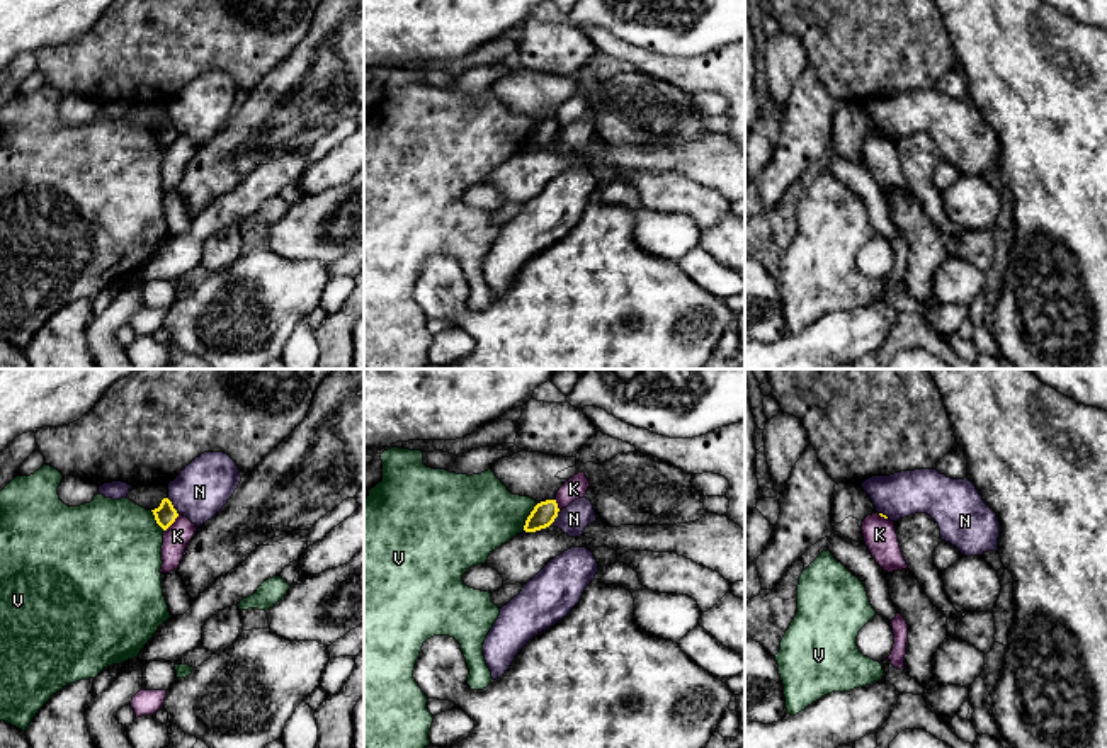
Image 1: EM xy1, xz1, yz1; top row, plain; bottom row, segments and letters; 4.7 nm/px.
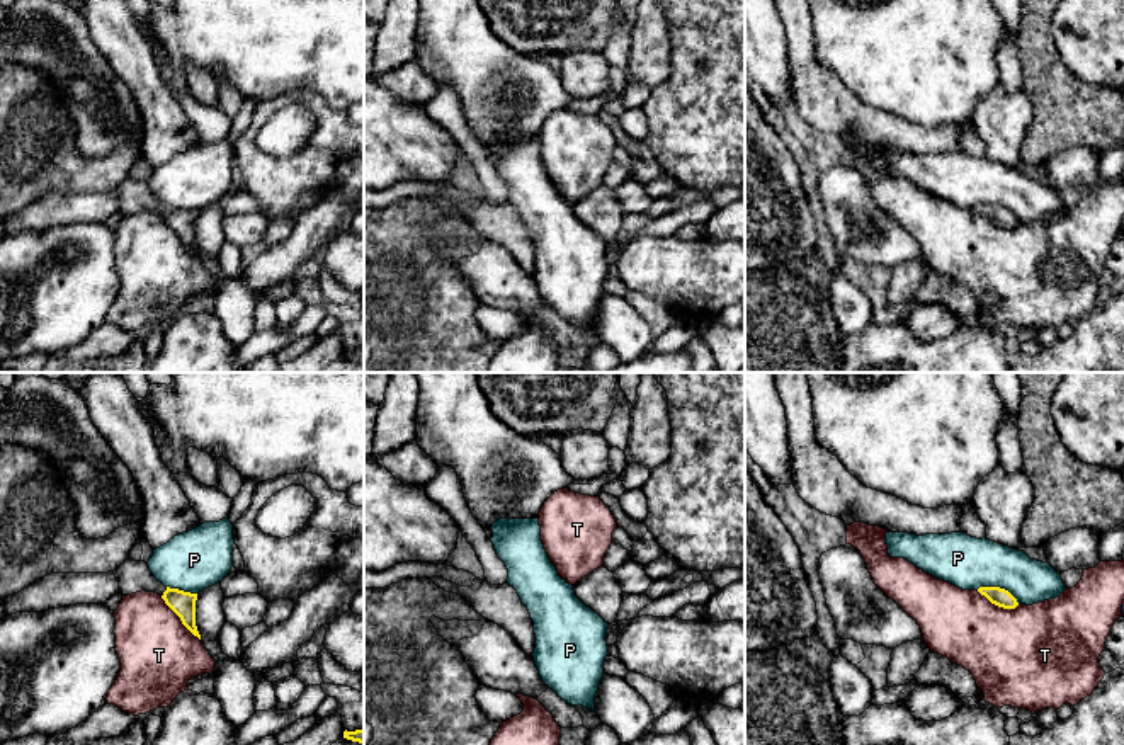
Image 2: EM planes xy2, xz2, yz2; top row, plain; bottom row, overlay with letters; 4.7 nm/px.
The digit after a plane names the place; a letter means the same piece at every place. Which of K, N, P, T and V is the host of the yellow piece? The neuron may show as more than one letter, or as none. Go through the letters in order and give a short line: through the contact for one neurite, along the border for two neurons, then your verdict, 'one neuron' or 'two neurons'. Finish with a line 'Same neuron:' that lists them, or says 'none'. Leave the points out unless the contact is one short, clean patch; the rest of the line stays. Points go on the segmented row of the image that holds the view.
K: line xy1 (179, 515), (165, 531); two neurons
N: two neurons
P: line yz2 (976, 589), (1004, 587), (1019, 602); two neurons
T: two neurons
V: two neurons
Same neuron: none

